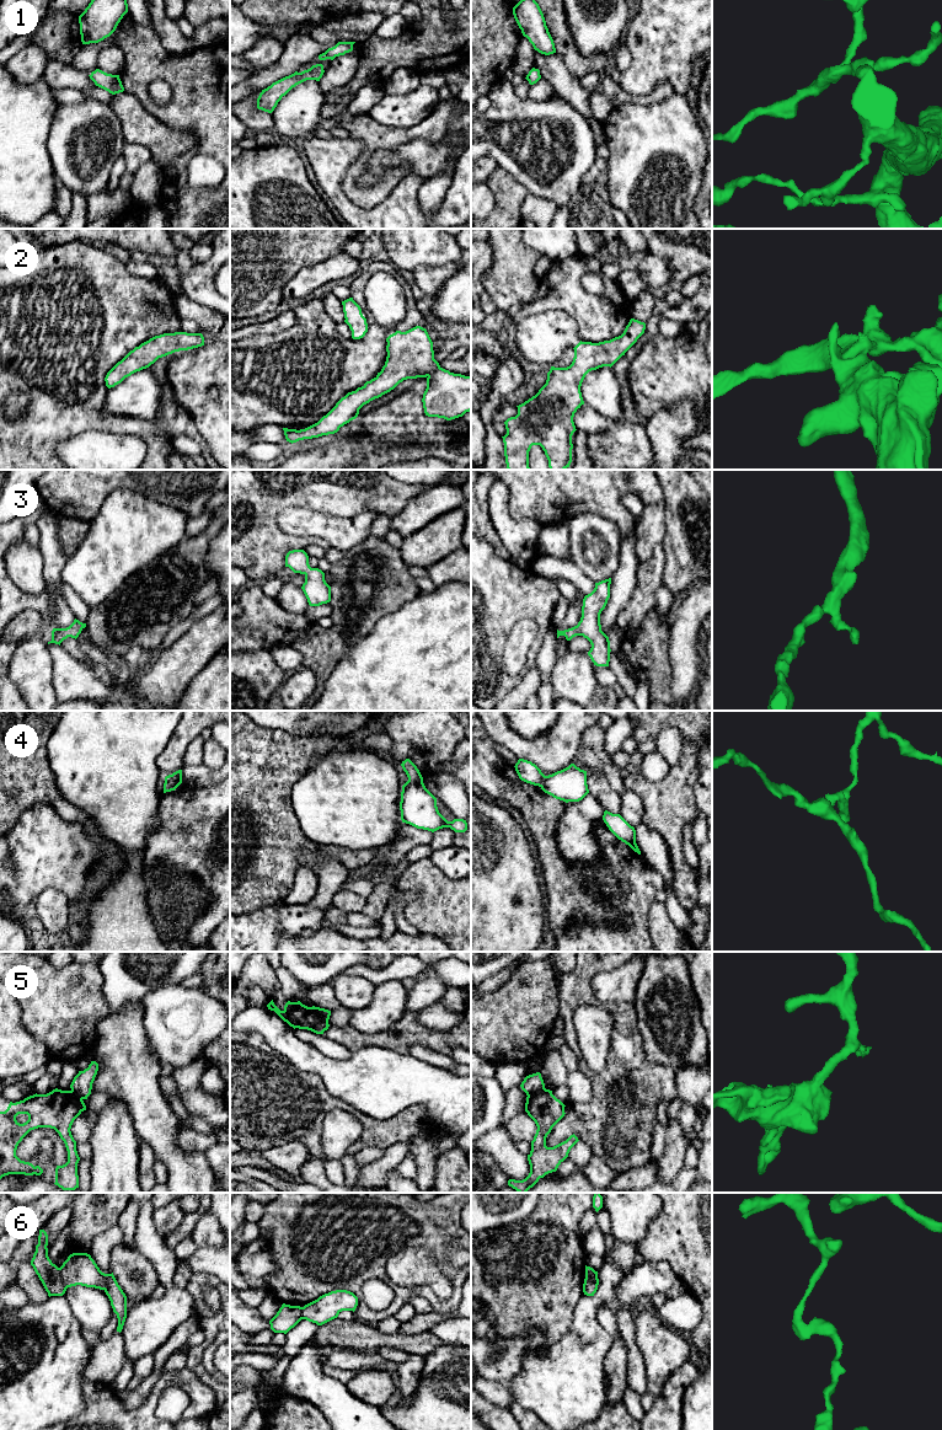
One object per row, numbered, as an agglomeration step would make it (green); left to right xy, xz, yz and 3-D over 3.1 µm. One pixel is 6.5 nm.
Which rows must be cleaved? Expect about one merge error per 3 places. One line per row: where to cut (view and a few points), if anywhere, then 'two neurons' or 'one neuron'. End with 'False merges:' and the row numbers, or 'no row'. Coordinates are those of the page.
1: no cut | one neuron
2: no cut | one neuron
3: no cut | one neuron
4: xy (166, 776), (181, 781) | two neurons
5: xz (316, 1007), (316, 1011), (327, 1022) | two neurons
6: xy (58, 1268), (60, 1280), (67, 1287) | two neurons
False merges: 4, 5, 6

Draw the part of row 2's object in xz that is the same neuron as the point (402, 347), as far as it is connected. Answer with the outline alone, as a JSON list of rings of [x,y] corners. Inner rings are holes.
[[[416,326],[406,332],[396,331],[386,342],[387,357],[381,371],[342,397],[317,423],[300,430],[283,428],[287,441],[293,444],[337,433],[358,417],[364,405],[407,379],[427,379],[422,398],[425,416],[451,421],[471,411],[471,376],[450,373],[439,365],[425,328]]]

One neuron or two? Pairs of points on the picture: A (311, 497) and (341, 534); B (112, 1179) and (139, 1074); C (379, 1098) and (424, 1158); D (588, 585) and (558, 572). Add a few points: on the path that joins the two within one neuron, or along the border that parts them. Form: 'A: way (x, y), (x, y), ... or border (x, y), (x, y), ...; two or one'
A: border (295, 505), (338, 517), (352, 517); two
B: border (110, 1094), (124, 1103), (135, 1134), (140, 1140); two
C: border (418, 1103), (385, 1119), (375, 1119), (364, 1114); two
D: way (581, 582), (571, 572), (566, 572); one

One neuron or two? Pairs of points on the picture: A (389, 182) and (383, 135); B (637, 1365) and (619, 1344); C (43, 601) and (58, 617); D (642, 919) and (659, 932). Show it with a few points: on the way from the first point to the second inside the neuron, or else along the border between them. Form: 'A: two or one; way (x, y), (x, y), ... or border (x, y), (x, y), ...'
A: one; way (368, 192), (352, 185), (352, 175), (365, 156)
B: two; border (617, 1334), (626, 1349), (626, 1382)
C: two; border (46, 592), (54, 608), (54, 614), (51, 617)
D: two; border (654, 900), (648, 912), (651, 938)

